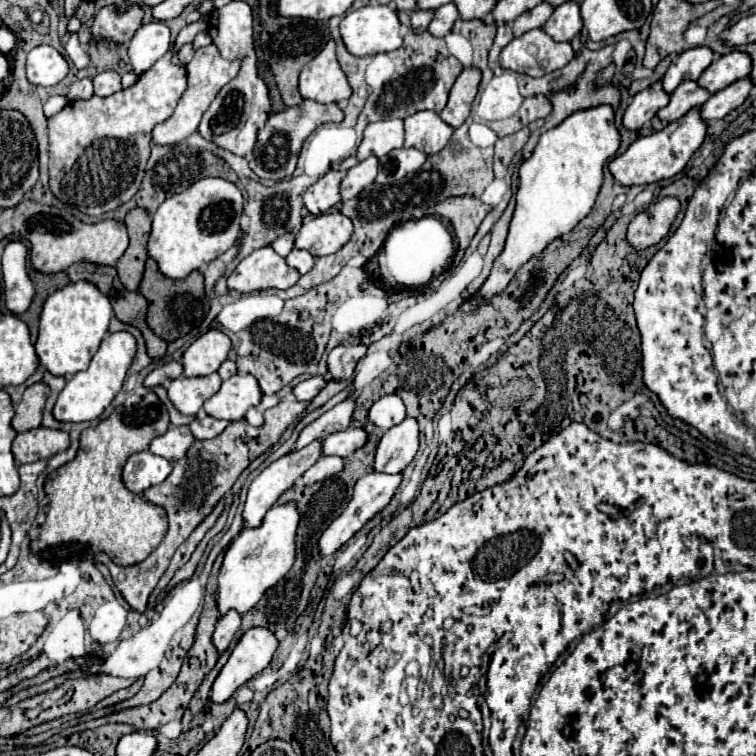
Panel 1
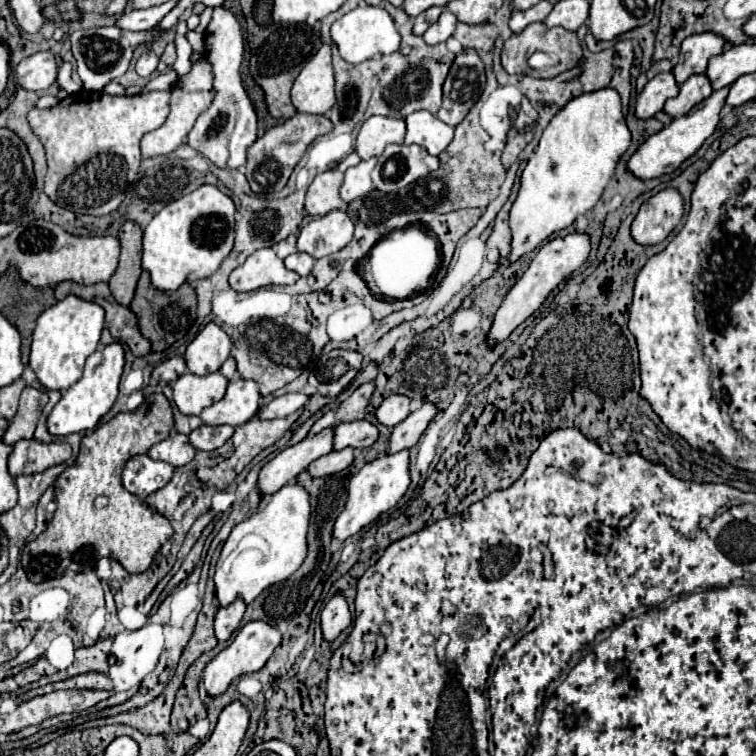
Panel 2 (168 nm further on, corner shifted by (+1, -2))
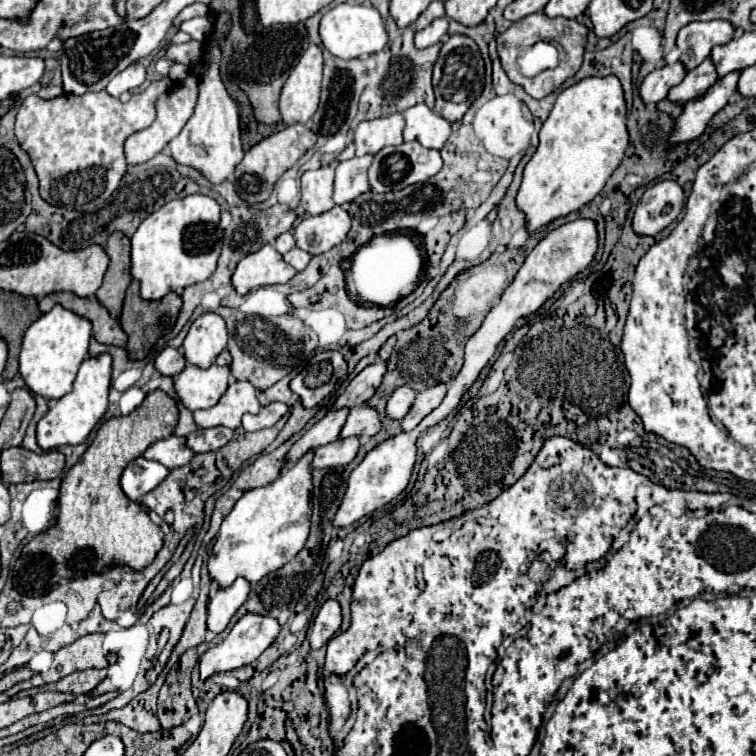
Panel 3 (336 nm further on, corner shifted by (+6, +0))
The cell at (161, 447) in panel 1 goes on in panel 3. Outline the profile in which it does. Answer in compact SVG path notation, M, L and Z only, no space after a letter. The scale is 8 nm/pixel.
M170 435L170 437L166 437L166 439L160 439L160 441L152 443L152 445L146 449L144 457L162 463L162 465L166 465L168 469L176 469L176 467L186 465L186 463L194 457L194 453L186 447L186 437Z

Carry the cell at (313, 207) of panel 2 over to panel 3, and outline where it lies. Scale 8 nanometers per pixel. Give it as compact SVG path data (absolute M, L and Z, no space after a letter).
M338 161L320 167L316 171L306 171L302 175L302 199L300 207L308 215L320 215L324 211L330 211L336 203L332 201L332 183L334 183L334 171Z

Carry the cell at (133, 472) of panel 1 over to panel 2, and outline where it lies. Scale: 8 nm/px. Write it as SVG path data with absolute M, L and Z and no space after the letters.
M135 455L127 461L123 469L123 487L143 501L153 491L165 487L171 477L171 465L163 461L153 461L147 455Z

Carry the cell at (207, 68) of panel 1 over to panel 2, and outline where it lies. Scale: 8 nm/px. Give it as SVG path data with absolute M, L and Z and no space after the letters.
M207 59L197 61L187 75L177 79L171 93L173 93L173 97L171 97L171 113L169 113L167 121L159 129L143 135L143 139L141 139L141 155L143 155L143 159L151 159L151 157L159 157L159 155L167 155L167 153L175 151L185 141L185 137L191 131L197 117L209 109L209 105L213 101L213 95L215 95L215 91L211 89L211 65L209 65L209 61Z

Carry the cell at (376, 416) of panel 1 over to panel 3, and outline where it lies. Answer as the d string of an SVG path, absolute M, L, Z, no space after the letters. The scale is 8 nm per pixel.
M398 387L390 395L390 399L386 403L386 417L390 417L390 419L402 419L408 413L414 397L416 397L416 393L410 387Z

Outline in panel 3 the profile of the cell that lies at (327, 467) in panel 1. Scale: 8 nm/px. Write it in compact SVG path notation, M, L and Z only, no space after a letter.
M348 437L348 439L336 439L330 445L318 447L314 451L314 459L312 459L312 467L314 469L324 469L324 467L340 467L340 465L348 465L358 451L360 441L356 437Z

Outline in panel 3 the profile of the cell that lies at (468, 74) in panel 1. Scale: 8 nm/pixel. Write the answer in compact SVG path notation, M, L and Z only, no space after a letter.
M450 35L448 41L442 45L440 57L434 65L432 83L434 83L434 93L436 93L434 111L450 123L462 119L462 115L468 111L472 101L484 89L484 61L480 57L478 45L466 35Z

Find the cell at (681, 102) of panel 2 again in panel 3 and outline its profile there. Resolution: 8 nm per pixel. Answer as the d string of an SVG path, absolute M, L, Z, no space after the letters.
M706 59L696 69L688 71L686 77L684 77L684 81L680 85L676 85L676 87L672 87L668 91L668 99L672 103L684 105L684 103L688 103L688 101L704 95L716 81L718 81L716 69L714 69L712 61Z

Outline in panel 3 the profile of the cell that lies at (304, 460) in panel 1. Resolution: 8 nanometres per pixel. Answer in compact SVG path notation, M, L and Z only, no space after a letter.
M338 409L338 411L330 411L326 413L314 427L310 427L292 447L290 451L286 453L284 457L284 463L296 463L298 459L302 459L302 455L306 455L308 451L316 449L316 447L322 447L322 445L328 445L332 441L338 439L338 433L344 425L348 417L348 409Z

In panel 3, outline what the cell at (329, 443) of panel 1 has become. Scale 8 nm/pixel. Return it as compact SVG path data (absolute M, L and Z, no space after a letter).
M360 405L360 407L352 407L348 413L348 419L340 431L340 437L372 437L380 431L380 419L378 413L368 407L368 405Z

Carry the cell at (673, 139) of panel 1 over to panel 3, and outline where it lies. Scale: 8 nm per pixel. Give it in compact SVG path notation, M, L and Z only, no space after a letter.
M738 71L728 73L726 77L718 79L704 95L692 99L684 105L684 111L674 121L674 135L670 135L670 143L690 143L698 139L710 119L728 103L728 99L736 93Z

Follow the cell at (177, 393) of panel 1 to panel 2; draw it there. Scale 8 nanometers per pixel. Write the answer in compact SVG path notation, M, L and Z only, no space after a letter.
M221 371L209 375L185 373L173 385L173 401L185 415L199 415L205 407L223 399L227 389L227 379Z

